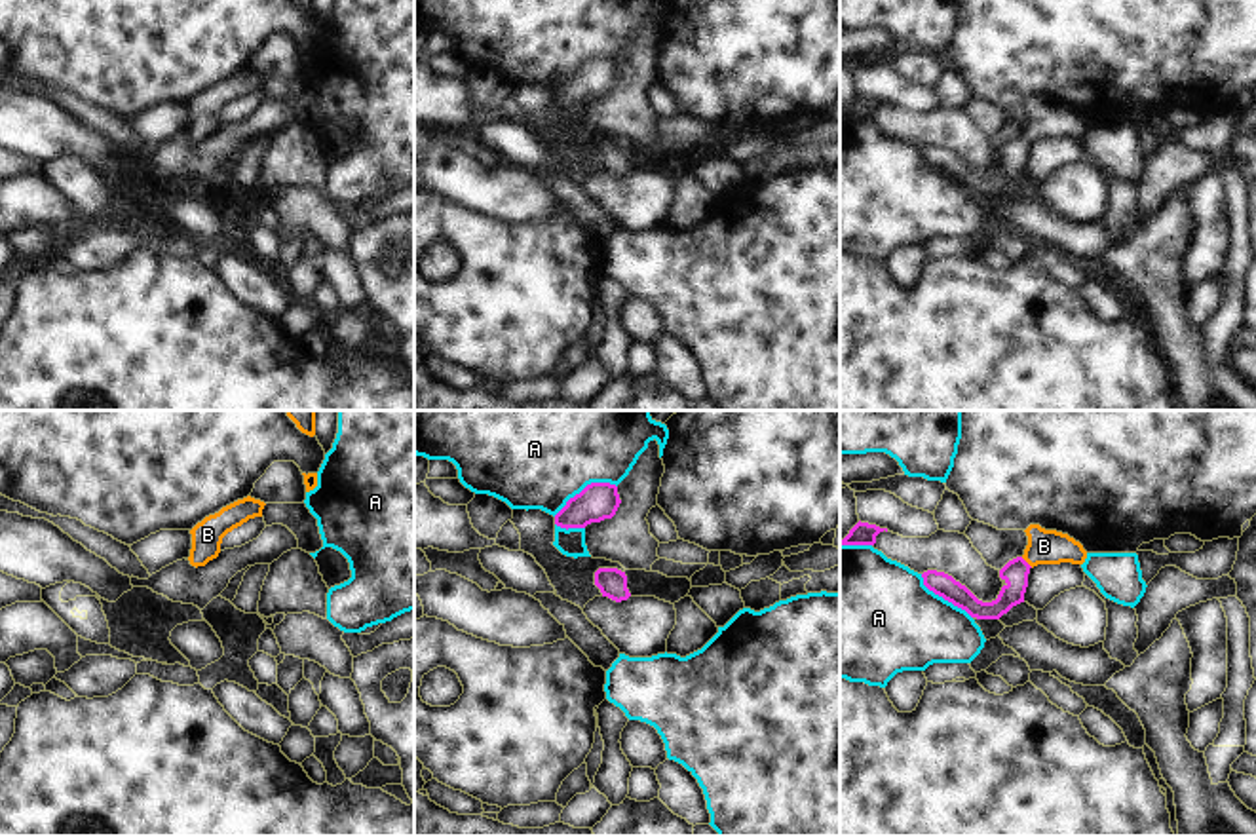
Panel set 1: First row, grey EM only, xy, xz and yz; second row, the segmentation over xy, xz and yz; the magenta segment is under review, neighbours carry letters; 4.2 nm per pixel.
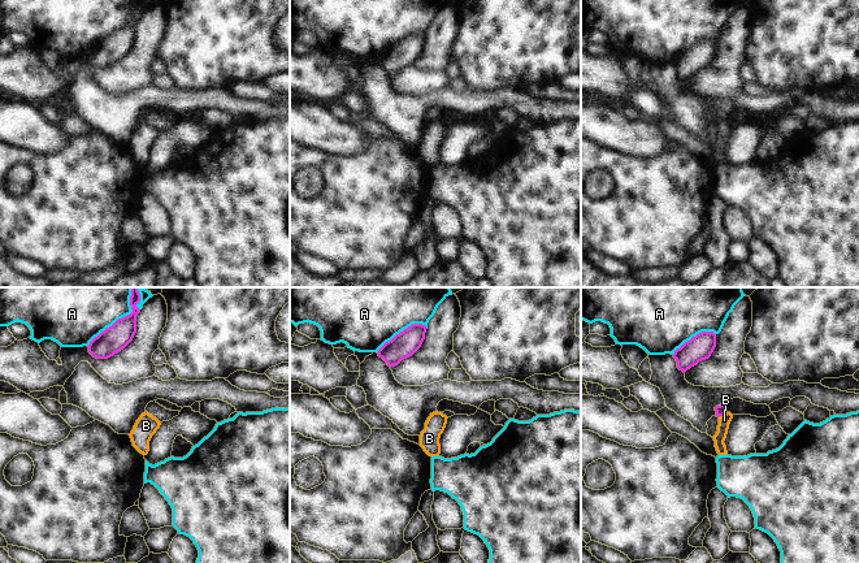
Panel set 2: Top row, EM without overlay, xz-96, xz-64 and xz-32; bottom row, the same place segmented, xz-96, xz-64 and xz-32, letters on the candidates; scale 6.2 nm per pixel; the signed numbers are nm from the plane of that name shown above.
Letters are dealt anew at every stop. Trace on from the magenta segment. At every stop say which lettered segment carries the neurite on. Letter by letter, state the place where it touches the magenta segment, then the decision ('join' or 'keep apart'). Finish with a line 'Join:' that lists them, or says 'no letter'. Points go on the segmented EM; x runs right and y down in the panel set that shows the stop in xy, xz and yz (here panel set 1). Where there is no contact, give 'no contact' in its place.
A: xz (586, 487) | keep apart
B: yz (1025, 561) | join
Join: B

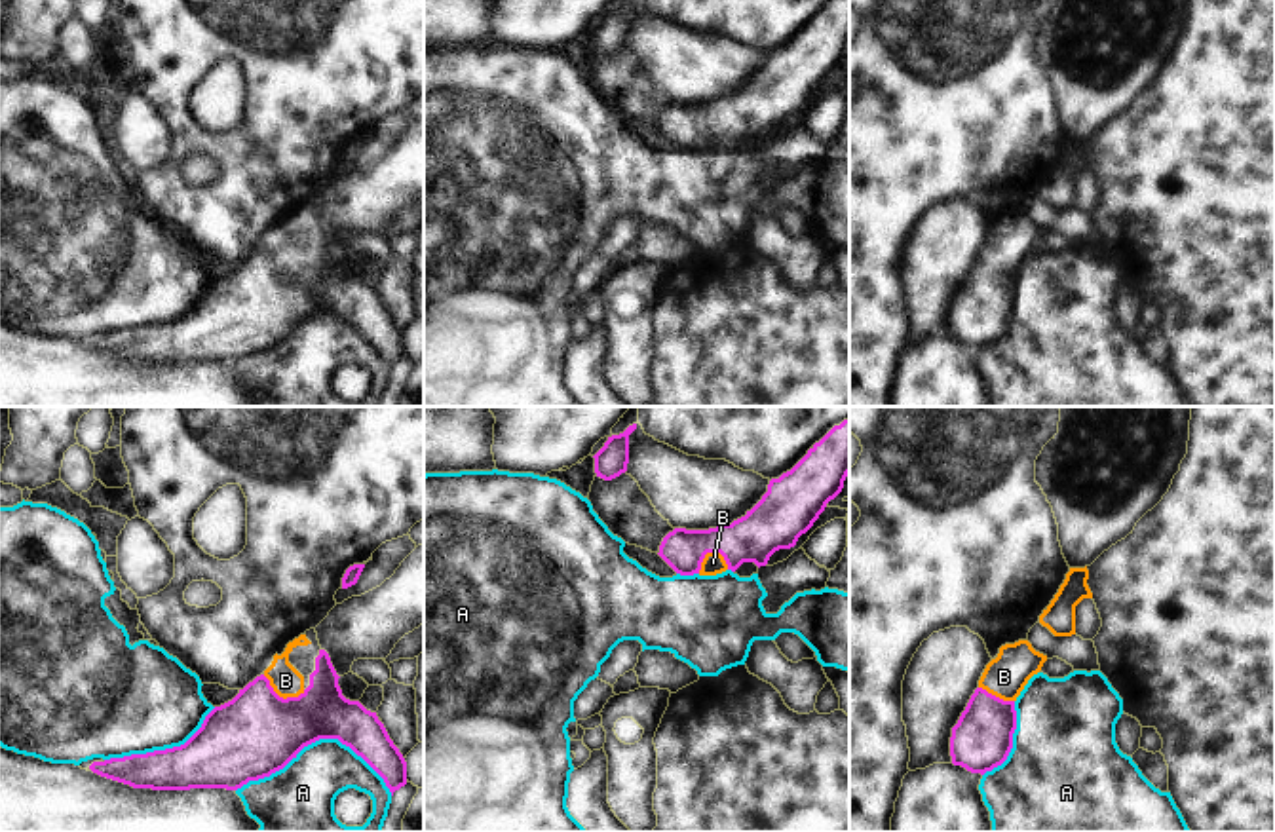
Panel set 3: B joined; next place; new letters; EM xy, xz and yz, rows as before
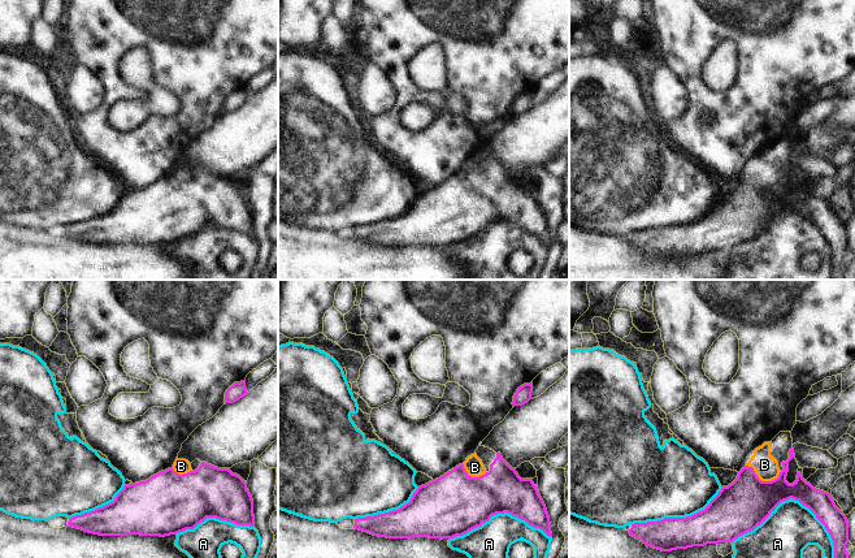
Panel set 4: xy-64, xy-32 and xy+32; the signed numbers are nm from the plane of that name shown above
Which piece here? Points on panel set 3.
A: xy (318, 739) | keep apart
B: xy (282, 698) | join
Join: B

